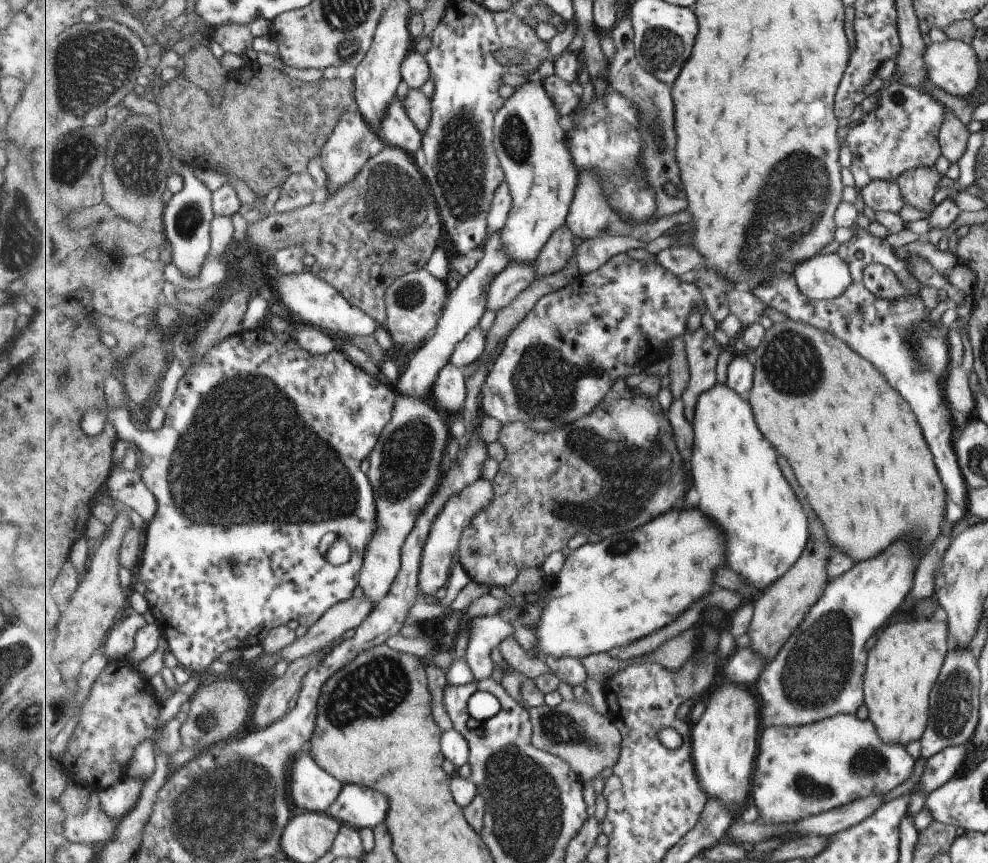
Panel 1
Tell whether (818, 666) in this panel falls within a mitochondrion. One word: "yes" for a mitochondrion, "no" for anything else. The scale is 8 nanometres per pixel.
yes

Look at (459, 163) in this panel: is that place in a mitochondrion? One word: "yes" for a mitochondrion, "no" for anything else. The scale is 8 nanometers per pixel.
yes

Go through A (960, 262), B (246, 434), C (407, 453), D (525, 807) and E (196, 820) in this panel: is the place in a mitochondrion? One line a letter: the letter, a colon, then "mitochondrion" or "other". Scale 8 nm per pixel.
A: other
B: mitochondrion
C: mitochondrion
D: mitochondrion
E: mitochondrion

